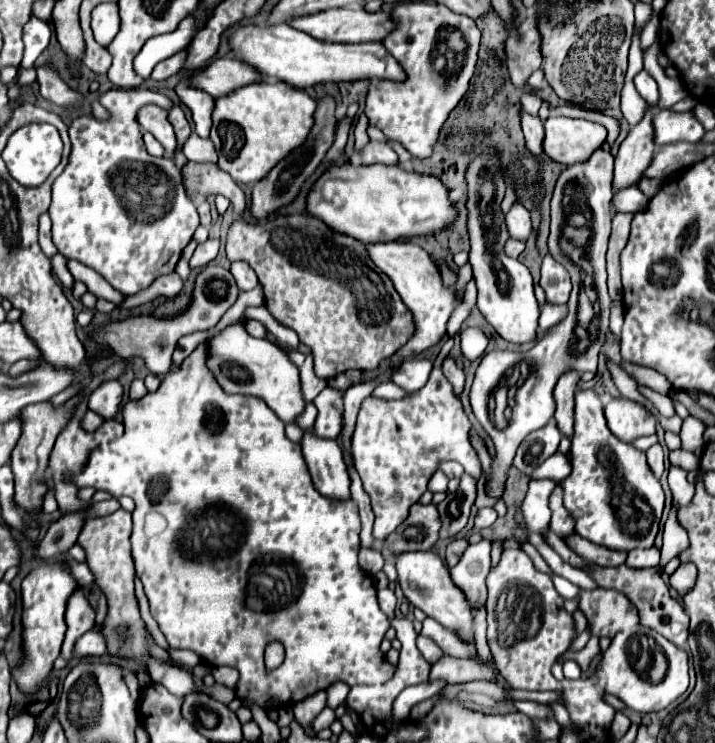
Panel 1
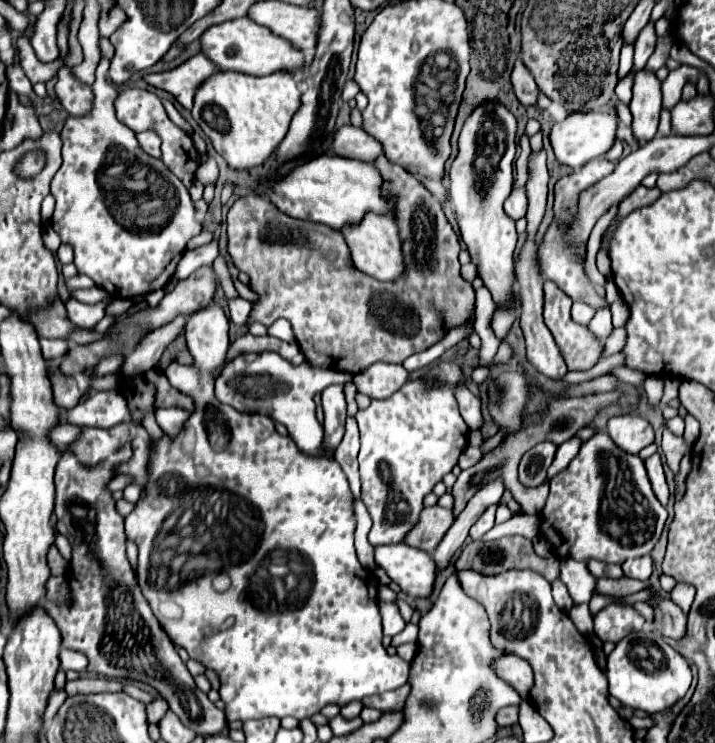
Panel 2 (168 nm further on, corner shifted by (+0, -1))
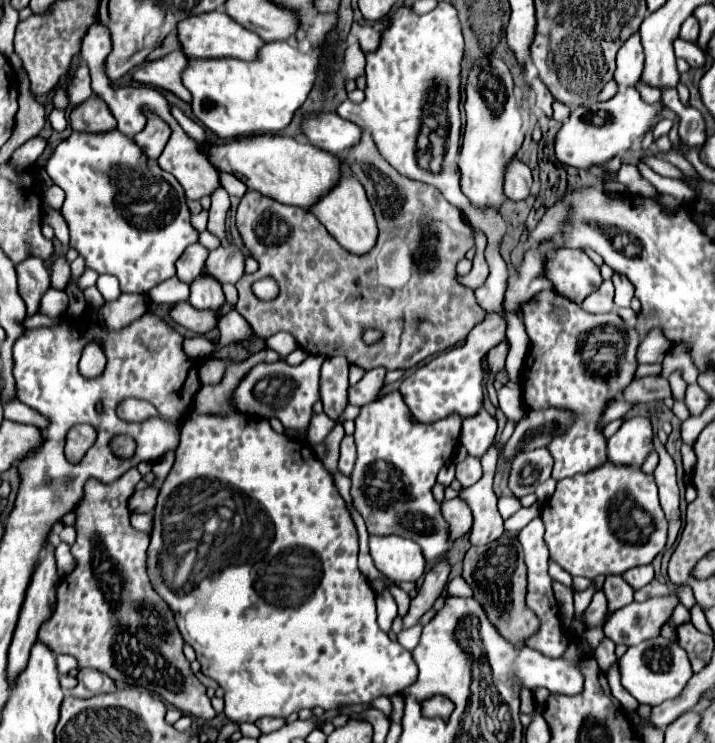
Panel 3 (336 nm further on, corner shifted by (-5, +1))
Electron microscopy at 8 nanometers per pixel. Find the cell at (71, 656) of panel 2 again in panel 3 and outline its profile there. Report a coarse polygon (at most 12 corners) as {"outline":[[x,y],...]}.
{"outline":[[69,654],[57,656],[59,674],[77,668],[77,660]]}

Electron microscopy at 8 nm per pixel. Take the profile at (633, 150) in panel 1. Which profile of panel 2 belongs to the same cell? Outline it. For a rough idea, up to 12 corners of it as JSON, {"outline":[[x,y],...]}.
{"outline":[[654,70],[634,76],[630,110],[640,144],[656,136],[662,110]]}

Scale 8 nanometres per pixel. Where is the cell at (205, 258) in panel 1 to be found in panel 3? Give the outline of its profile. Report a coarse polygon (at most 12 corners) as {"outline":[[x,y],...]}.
{"outline":[[199,242],[177,260],[177,278],[191,284],[203,272],[209,250]]}

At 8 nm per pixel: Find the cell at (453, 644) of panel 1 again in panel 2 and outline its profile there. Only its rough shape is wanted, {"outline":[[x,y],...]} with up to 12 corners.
{"outline":[[504,656],[496,670],[528,700],[534,674],[526,660]]}

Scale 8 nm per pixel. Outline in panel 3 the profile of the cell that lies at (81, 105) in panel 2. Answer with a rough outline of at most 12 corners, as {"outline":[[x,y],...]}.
{"outline":[[99,96],[77,104],[69,114],[79,132],[105,132],[117,126]]}

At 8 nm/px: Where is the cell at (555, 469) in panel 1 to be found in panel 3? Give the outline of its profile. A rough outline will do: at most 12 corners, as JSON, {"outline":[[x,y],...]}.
{"outline":[[627,402],[609,404],[603,412],[603,426],[621,418],[631,404]]}

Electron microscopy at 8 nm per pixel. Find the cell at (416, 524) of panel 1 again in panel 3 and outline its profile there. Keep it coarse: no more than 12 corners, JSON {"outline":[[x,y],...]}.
{"outline":[[459,498],[441,504],[453,540],[471,530],[471,510]]}

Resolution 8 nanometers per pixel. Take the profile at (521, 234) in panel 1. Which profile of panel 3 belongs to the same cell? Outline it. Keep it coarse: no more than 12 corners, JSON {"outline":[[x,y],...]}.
{"outline":[[513,158],[505,176],[505,196],[527,200],[533,186],[531,170]]}

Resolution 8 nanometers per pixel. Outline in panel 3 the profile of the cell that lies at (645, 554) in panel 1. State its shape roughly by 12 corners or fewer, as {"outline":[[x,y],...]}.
{"outline":[[635,566],[623,574],[635,590],[653,580],[653,566]]}

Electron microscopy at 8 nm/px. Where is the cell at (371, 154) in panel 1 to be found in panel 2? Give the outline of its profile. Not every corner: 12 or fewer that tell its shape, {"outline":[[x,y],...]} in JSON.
{"outline":[[356,126],[338,128],[330,150],[342,158],[372,162],[378,142]]}

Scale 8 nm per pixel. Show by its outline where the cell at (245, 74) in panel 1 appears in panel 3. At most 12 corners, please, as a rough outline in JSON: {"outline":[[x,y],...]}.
{"outline":[[183,52],[143,64],[133,74],[141,84],[169,90],[191,102],[181,80],[189,58]]}

